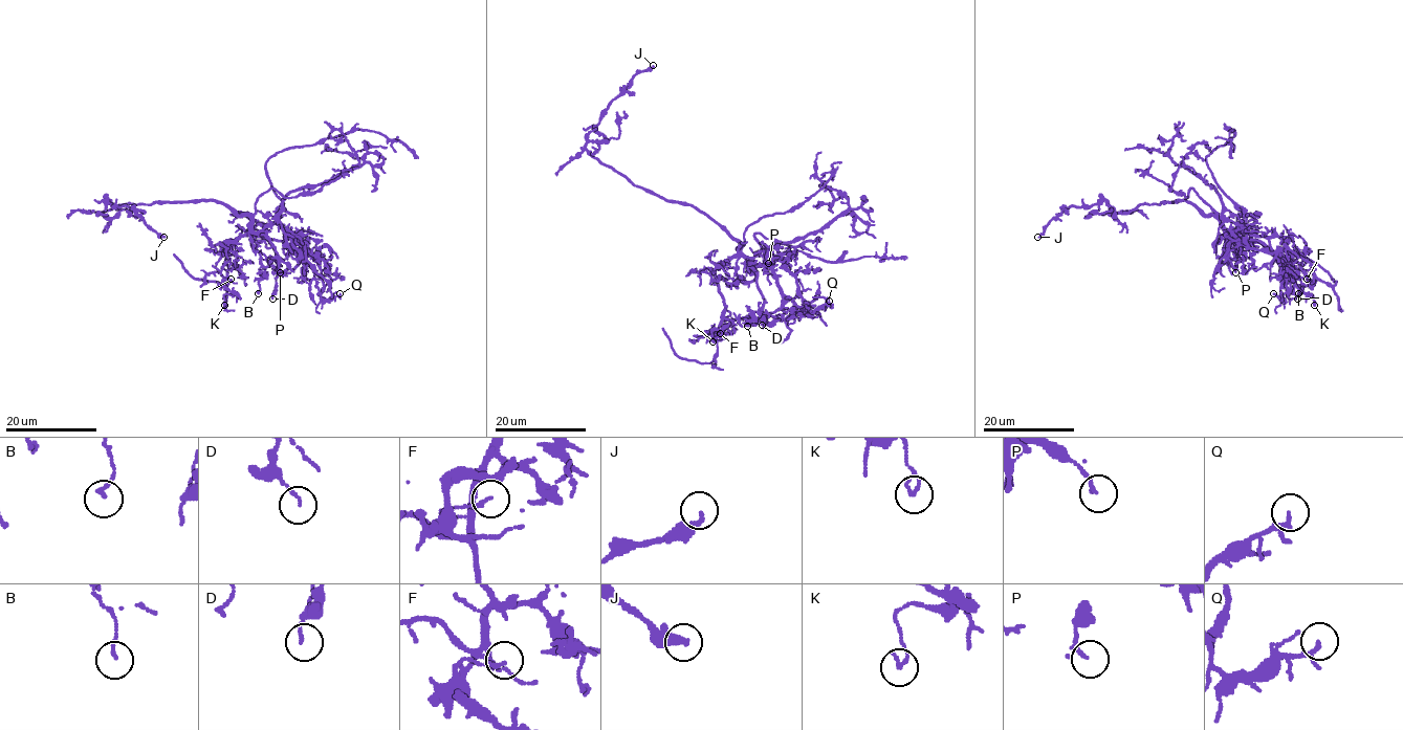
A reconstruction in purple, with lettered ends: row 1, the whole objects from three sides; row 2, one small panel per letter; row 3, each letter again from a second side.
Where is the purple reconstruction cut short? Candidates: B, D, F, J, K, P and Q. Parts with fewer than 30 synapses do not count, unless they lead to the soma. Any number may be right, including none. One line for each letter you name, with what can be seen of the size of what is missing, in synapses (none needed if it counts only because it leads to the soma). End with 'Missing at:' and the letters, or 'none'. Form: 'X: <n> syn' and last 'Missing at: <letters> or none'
Missing at: none

